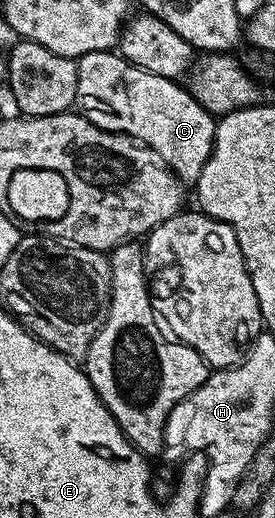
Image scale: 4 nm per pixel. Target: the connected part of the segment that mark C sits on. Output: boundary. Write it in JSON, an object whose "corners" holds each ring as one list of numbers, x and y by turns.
{"corners":[[114,50,85,53,77,62,79,68,75,102,78,114,84,115,90,123,103,131,115,131,147,144,159,154,161,161,165,161,165,165,179,178,180,183,194,185,201,177,201,169,205,169,205,161,209,161,215,144,216,116,203,108,182,82,157,77,157,73,149,73,133,65]]}

